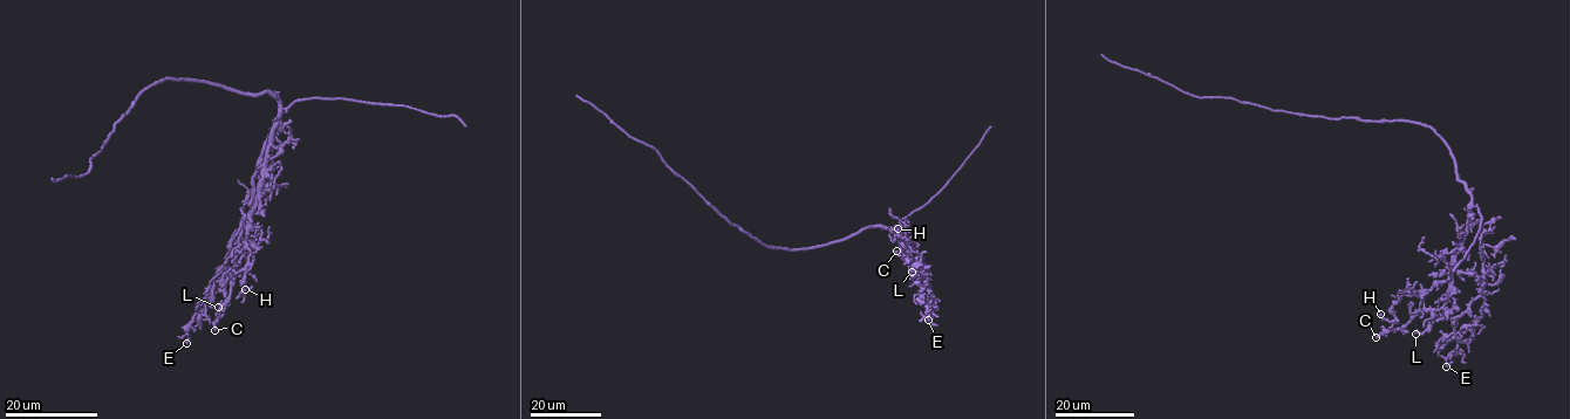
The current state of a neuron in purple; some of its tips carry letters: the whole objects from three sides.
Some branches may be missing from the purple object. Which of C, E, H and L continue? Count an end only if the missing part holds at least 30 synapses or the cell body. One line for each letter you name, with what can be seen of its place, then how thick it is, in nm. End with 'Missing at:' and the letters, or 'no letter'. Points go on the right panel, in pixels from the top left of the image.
Missing at: no letter

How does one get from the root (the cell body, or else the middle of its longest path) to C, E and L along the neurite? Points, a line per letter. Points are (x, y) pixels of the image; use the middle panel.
C: (797, 248), (837, 241), (866, 227), (885, 227), (896, 233), (917, 266), (896, 251)
E: (797, 248), (837, 241), (873, 226), (891, 229), (899, 237), (914, 269), (928, 277), (921, 294), (928, 320)
L: (797, 248), (885, 227), (896, 233), (919, 265), (913, 265), (909, 273), (915, 275), (912, 272)

